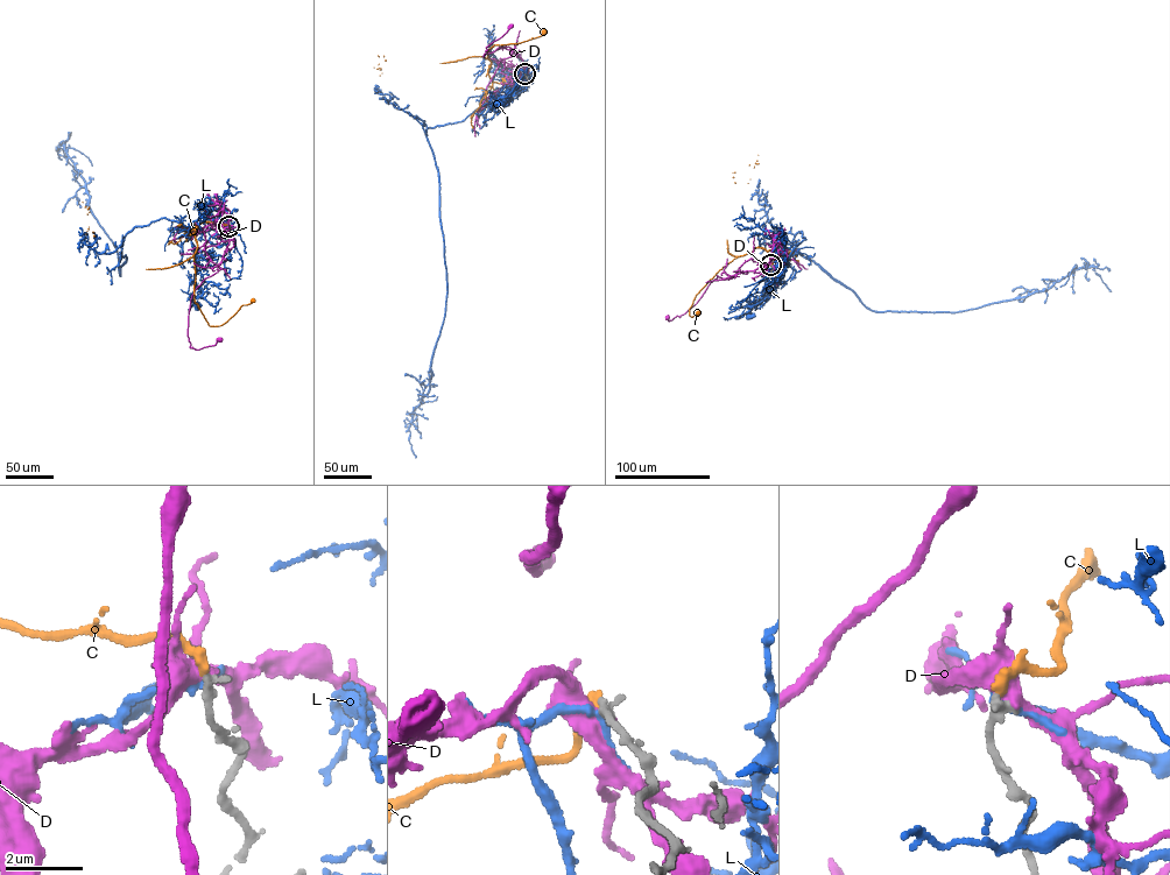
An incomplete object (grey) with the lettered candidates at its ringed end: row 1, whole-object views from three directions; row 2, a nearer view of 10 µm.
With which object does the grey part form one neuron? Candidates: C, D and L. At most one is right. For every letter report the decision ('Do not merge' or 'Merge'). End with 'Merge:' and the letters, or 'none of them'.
C: Merge
D: Do not merge
L: Do not merge
Merge: C

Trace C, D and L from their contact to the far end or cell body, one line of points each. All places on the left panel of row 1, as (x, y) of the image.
C: (230, 226), (202, 223), (192, 233), (197, 247), (195, 301), (213, 326), (225, 323), (253, 300)
D: (228, 226), (225, 228), (230, 240), (220, 269), (197, 288), (188, 315), (190, 347), (213, 345), (219, 339)
L: (228, 226), (225, 233), (210, 230), (191, 237), (196, 268), (194, 301), (197, 307)

